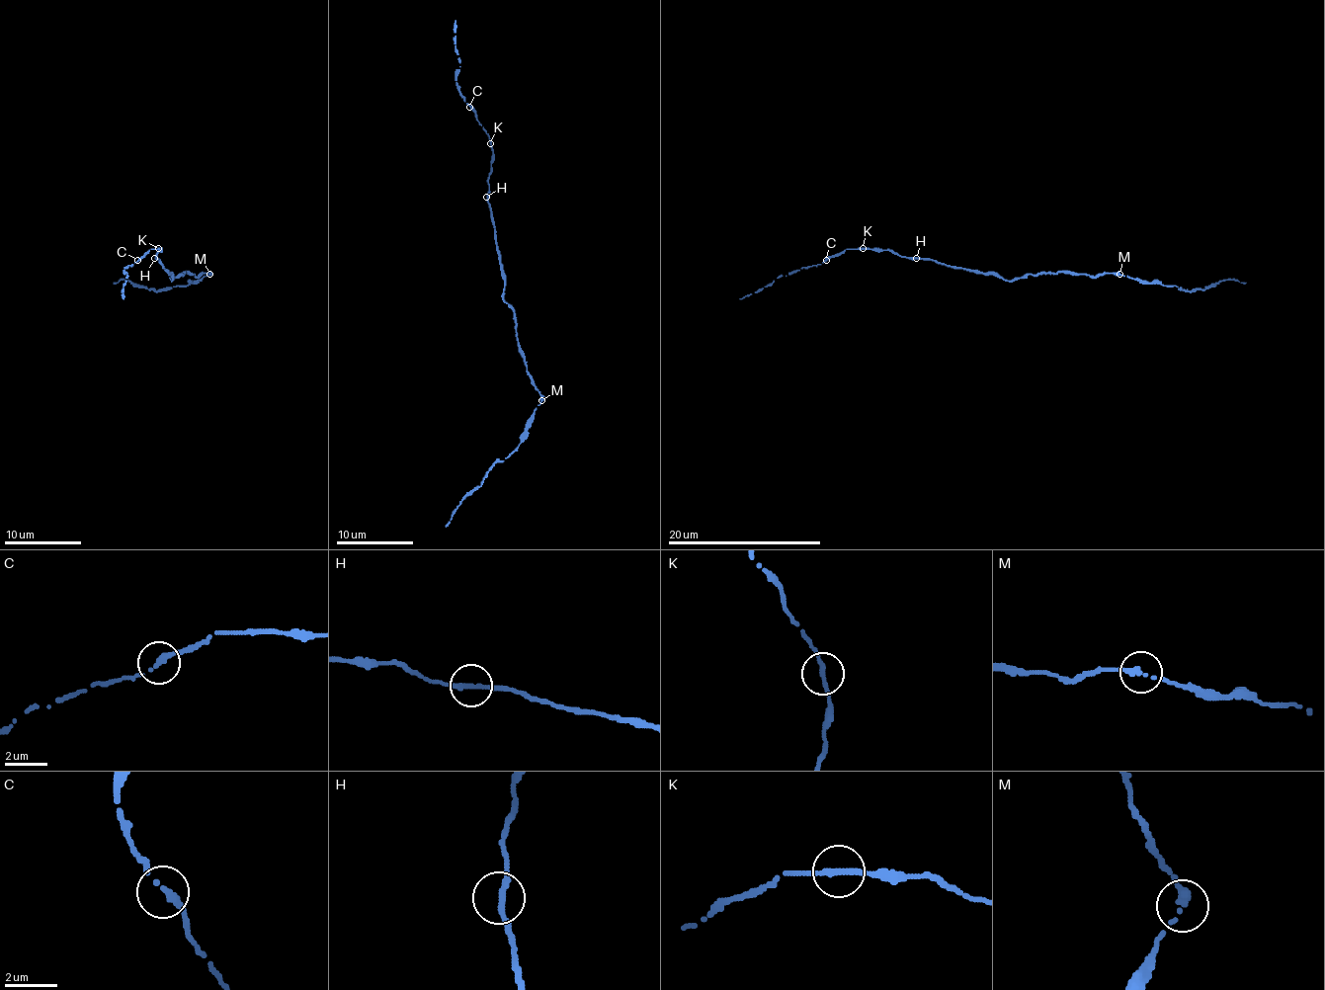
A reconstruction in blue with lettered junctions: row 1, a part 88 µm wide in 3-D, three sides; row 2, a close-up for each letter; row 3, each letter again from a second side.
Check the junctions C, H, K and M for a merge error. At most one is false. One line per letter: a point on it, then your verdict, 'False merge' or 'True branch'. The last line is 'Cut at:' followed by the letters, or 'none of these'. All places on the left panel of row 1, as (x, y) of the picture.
C: Place: (137, 260). True branch
H: Place: (154, 258). True branch
K: Place: (158, 248). True branch
M: Place: (209, 274). False merge
Cut at: M

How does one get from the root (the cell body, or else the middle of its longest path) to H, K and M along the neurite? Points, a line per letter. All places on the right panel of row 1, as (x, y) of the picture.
H: (1001, 277), (916, 258)
K: (1001, 277), (938, 264), (934, 260), (906, 258), (889, 250), (863, 248)
M: (1001, 277), (1014, 281), (1030, 274), (1064, 272), (1095, 277), (1101, 274), (1119, 274)

